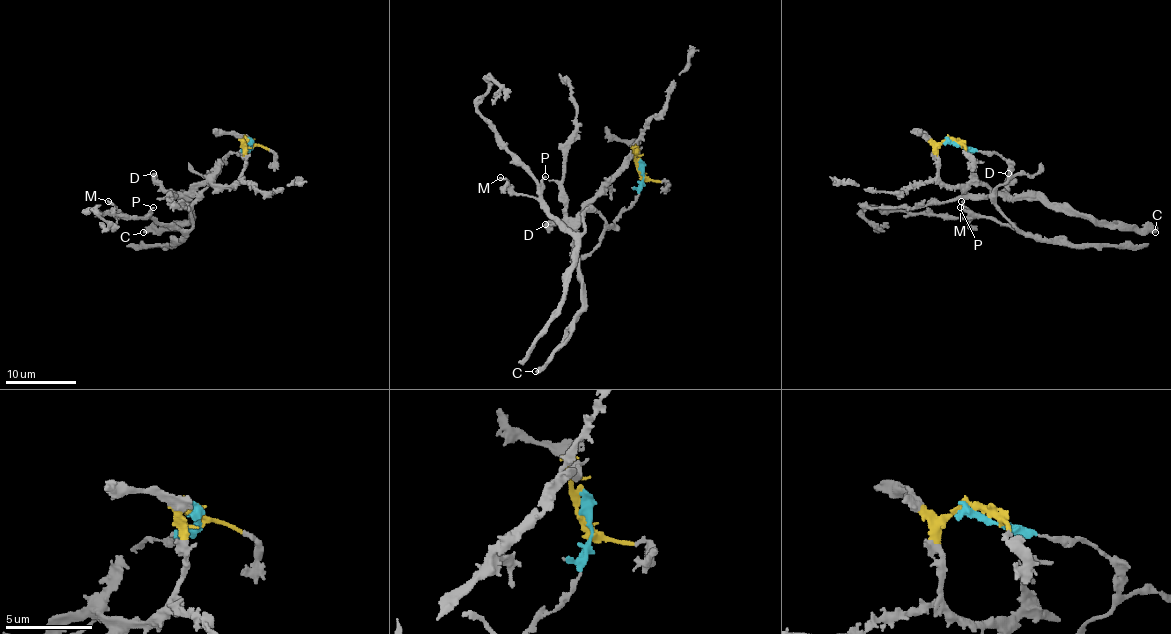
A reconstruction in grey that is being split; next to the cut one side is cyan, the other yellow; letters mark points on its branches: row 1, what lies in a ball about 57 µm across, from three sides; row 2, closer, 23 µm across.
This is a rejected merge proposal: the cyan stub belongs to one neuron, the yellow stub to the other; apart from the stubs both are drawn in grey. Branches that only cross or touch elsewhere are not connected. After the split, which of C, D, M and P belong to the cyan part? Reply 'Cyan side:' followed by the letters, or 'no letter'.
Cyan side: M, P

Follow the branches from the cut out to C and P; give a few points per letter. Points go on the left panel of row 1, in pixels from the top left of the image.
C: (248, 141), (243, 143), (243, 176), (234, 185), (203, 183), (183, 199), (190, 218), (143, 233)
P: (248, 141), (245, 152), (231, 152), (219, 164), (219, 174), (194, 203), (189, 229), (157, 220), (153, 208)

